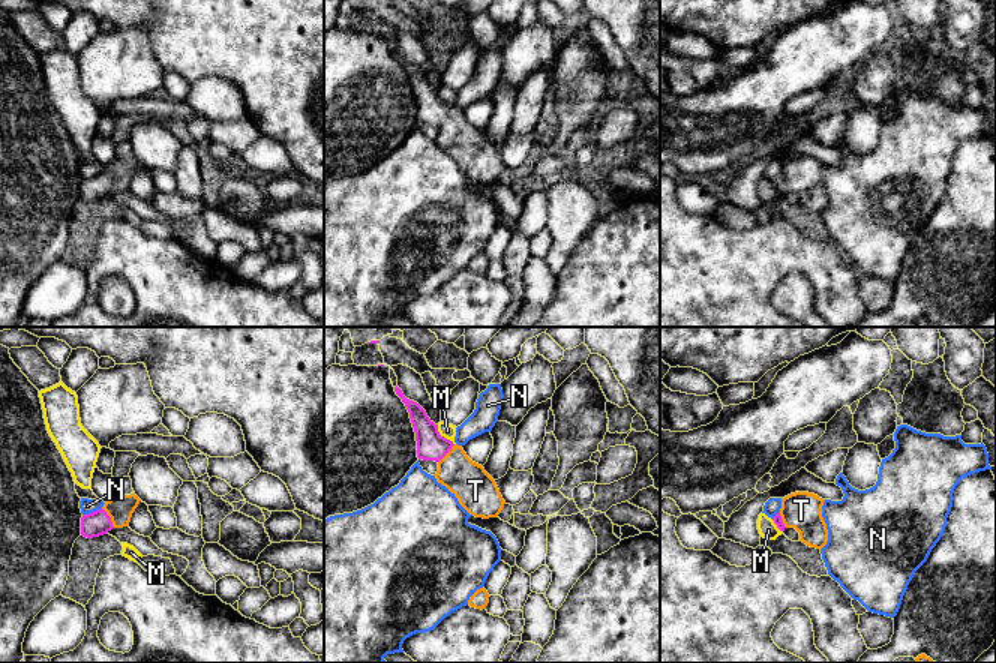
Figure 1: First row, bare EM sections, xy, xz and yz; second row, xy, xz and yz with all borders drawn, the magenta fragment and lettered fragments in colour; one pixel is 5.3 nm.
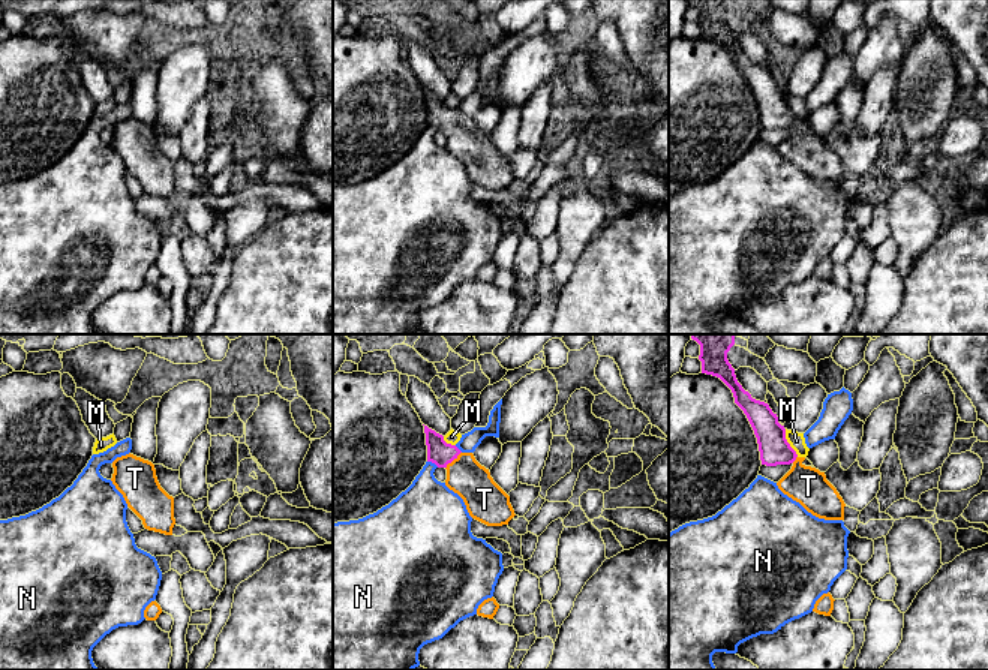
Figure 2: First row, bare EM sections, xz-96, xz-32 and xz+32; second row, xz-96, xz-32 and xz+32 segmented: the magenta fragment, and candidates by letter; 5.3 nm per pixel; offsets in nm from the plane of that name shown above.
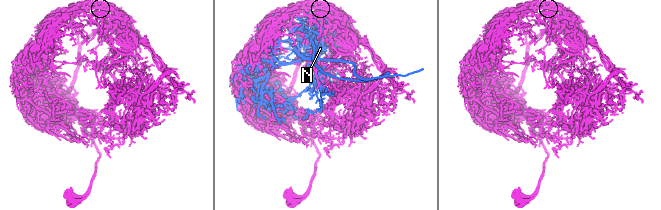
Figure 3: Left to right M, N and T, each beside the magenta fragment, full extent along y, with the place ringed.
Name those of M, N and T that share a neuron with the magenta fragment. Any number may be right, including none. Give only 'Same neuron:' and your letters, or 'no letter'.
Same neuron: T

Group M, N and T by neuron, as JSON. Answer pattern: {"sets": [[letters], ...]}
{"sets": [["M"], ["N"], ["T"]]}

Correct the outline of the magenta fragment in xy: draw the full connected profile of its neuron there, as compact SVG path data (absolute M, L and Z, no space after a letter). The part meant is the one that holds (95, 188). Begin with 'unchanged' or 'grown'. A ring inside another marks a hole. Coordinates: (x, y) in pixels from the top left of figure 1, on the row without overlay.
grown; M116 158L100 174L82 178L81 200L93 202L106 198L112 192L128 190L140 165L135 158Z

